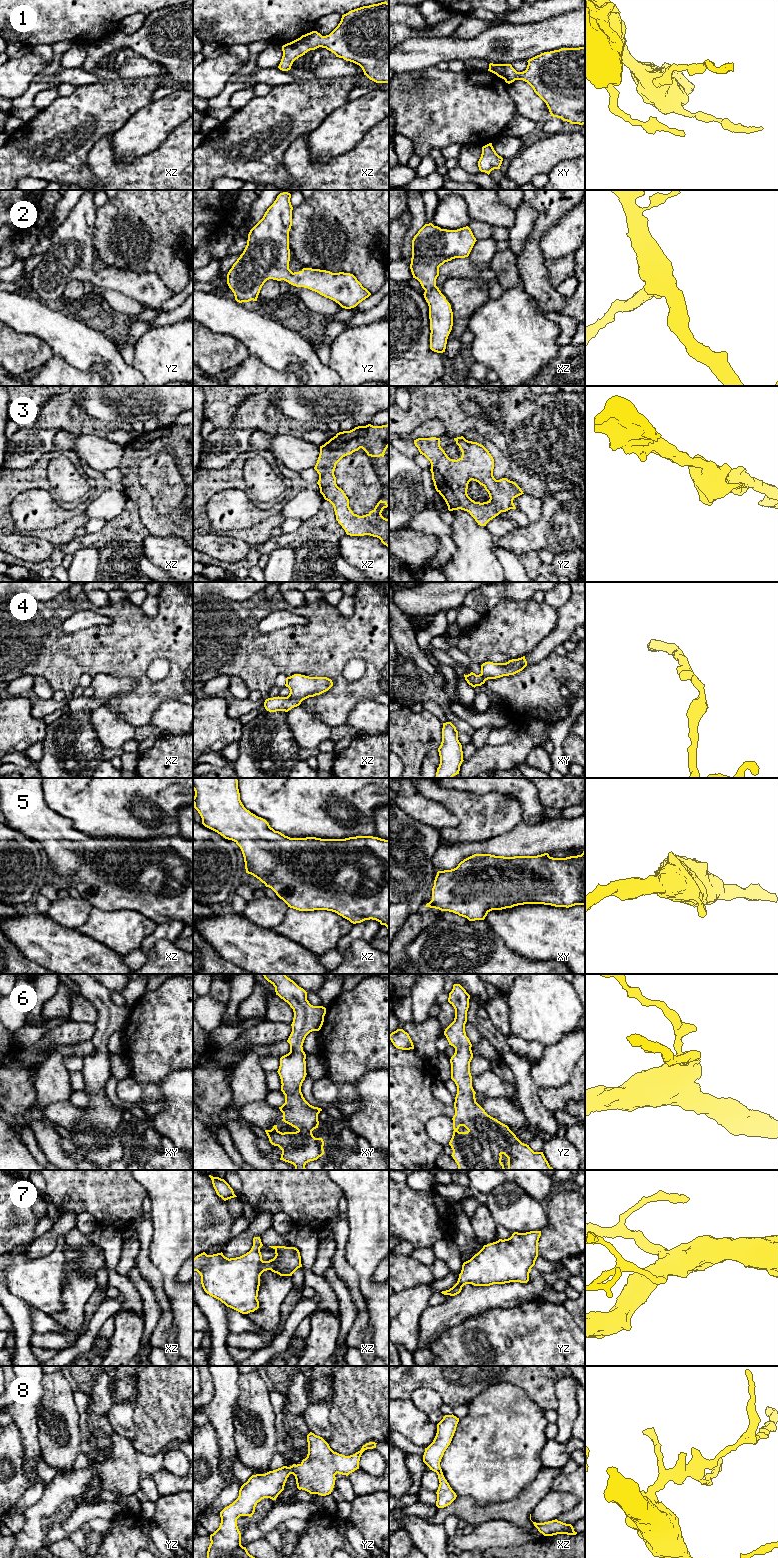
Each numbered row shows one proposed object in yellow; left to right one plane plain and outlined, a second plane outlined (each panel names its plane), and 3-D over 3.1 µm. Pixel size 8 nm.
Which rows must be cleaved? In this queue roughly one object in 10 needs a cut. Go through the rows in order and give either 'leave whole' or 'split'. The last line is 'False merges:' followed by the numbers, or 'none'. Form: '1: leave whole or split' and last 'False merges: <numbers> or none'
1: leave whole
2: leave whole
3: leave whole
4: leave whole
5: leave whole
6: leave whole
7: leave whole
8: leave whole
False merges: none

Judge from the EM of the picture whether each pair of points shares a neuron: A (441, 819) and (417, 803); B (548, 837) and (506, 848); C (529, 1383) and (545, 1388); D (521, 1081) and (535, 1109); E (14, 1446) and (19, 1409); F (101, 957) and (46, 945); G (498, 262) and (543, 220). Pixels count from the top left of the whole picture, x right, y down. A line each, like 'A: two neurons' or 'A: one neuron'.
A: one neuron
B: one neuron
C: one neuron
D: one neuron
E: two neurons
F: one neuron
G: two neurons

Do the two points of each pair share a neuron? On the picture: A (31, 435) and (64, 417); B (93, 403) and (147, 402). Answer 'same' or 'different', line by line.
A: different
B: same

